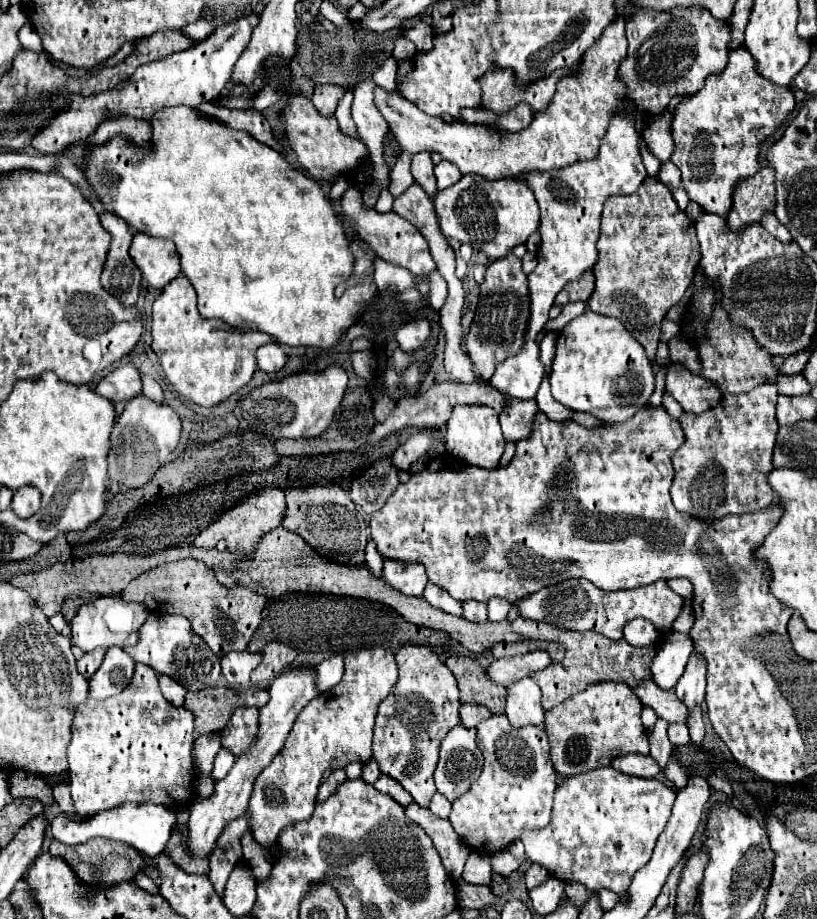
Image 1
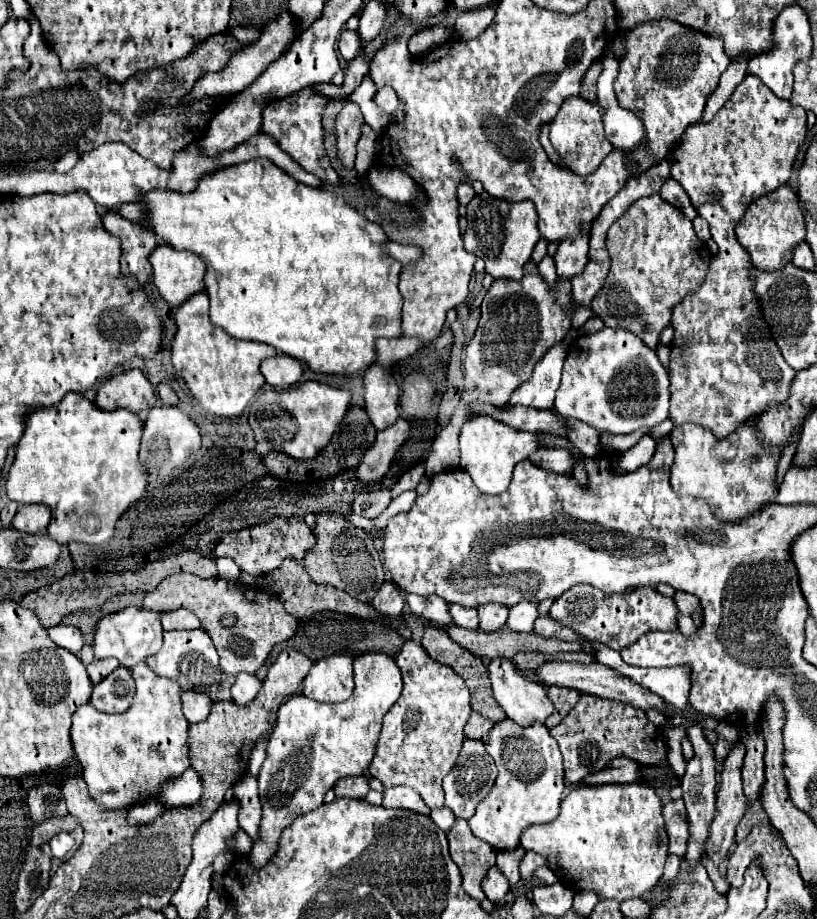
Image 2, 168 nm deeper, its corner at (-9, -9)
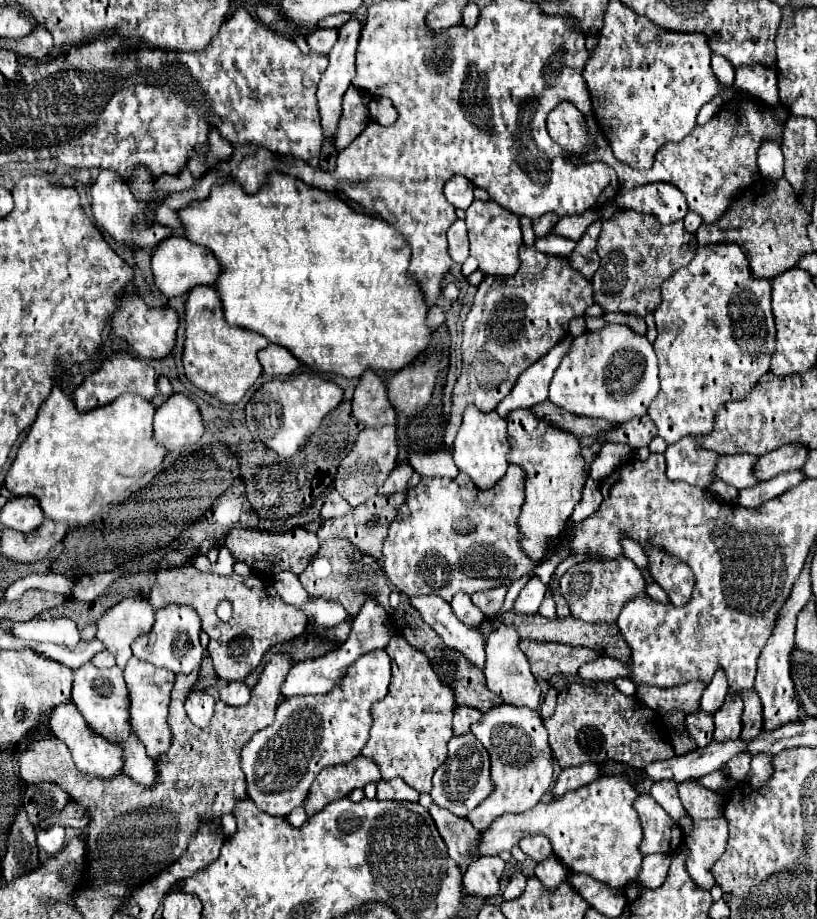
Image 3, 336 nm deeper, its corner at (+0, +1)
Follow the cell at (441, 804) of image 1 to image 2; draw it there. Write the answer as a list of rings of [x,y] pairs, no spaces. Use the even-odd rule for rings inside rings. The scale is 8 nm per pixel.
[[[444,806],[444,808],[432,810],[430,818],[432,818],[445,833],[448,833],[451,830],[452,824],[454,824],[454,820],[456,820],[456,816],[452,814],[452,810],[448,810],[446,806]]]

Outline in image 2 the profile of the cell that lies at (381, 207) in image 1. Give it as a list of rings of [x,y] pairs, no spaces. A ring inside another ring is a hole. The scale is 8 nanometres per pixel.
[[[252,160],[240,166],[230,166],[206,176],[192,194],[176,194],[168,190],[152,190],[142,204],[146,210],[146,222],[150,224],[152,232],[162,240],[170,242],[170,246],[178,250],[190,250],[196,256],[204,258],[208,266],[206,274],[206,294],[210,298],[210,318],[216,326],[224,328],[228,334],[240,340],[254,340],[274,346],[278,352],[284,352],[292,358],[298,358],[308,364],[310,370],[320,374],[356,374],[366,370],[376,362],[376,340],[378,338],[400,338],[402,336],[402,294],[398,290],[398,278],[402,272],[402,264],[394,260],[390,254],[384,252],[384,242],[388,242],[384,230],[374,222],[368,222],[366,216],[358,214],[340,194],[326,192],[322,188],[304,186],[294,178],[288,178],[284,170],[272,166],[272,162]]]

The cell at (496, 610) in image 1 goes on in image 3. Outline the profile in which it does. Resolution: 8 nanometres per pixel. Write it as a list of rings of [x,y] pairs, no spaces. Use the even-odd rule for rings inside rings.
[[[537,576],[531,578],[523,586],[519,596],[515,598],[513,610],[519,612],[519,614],[535,614],[539,610],[539,606],[541,606],[541,600],[545,598],[545,592],[547,592],[547,586]]]

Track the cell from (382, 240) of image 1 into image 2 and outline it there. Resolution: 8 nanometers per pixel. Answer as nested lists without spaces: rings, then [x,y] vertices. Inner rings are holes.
[[[388,242],[384,246],[384,250],[388,250],[392,254],[392,258],[396,258],[398,262],[402,262],[402,266],[408,266],[408,264],[412,264],[412,262],[416,262],[420,258],[420,250],[416,250],[414,246],[412,248],[406,248],[406,246]]]

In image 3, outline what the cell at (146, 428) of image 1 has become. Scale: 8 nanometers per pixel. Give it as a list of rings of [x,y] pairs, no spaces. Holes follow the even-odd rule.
[[[173,394],[155,410],[153,436],[157,444],[167,448],[167,452],[197,442],[201,434],[203,422],[199,408],[187,396]]]

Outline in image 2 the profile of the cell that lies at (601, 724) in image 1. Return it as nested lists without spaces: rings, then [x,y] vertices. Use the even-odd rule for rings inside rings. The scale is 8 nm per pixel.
[[[580,694],[580,700],[576,706],[568,712],[568,716],[550,730],[552,738],[558,742],[562,758],[564,758],[564,770],[568,782],[580,782],[584,776],[602,770],[612,758],[626,756],[642,766],[668,766],[666,758],[666,742],[664,732],[656,724],[652,724],[644,710],[634,708],[624,702],[606,700],[590,694]]]

